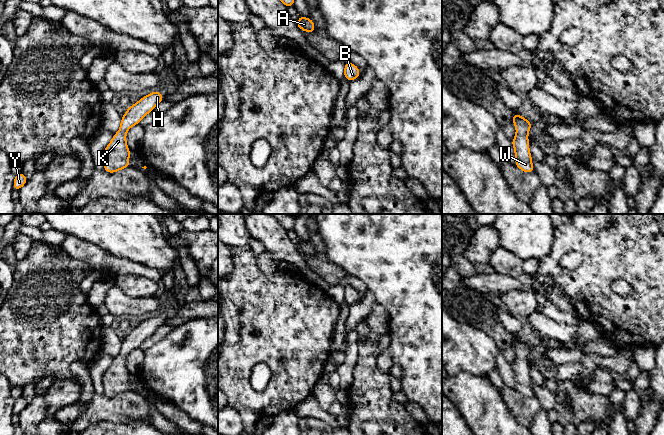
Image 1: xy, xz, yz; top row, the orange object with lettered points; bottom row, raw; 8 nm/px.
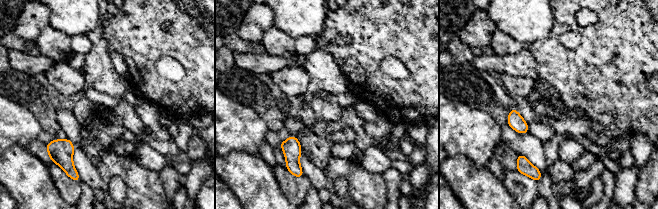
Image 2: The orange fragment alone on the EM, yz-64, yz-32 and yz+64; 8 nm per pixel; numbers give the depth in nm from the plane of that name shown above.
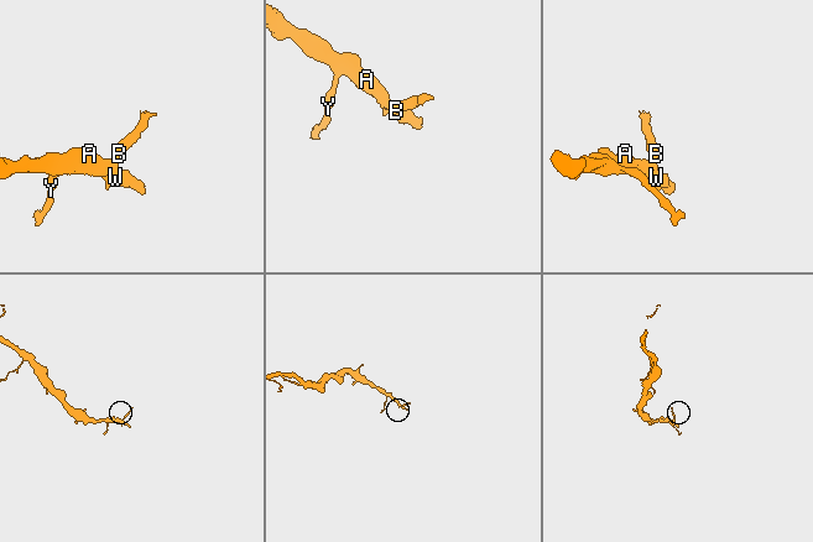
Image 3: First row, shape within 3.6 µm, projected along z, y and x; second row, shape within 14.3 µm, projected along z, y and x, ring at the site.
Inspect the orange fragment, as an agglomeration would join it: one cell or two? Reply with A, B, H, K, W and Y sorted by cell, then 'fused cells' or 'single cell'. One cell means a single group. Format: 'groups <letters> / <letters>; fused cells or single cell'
groups A B H K W Y; single cell

